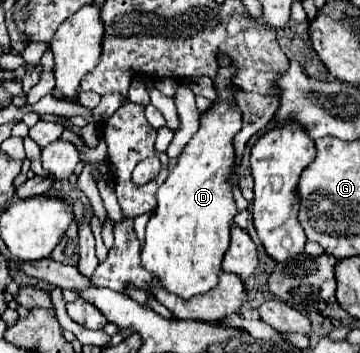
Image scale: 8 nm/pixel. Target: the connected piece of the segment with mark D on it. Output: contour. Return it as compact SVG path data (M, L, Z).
M236 65L220 67L218 75L214 77L214 89L218 93L212 107L204 113L200 113L200 127L188 141L188 145L182 149L178 157L178 165L170 171L168 179L162 183L162 187L156 191L158 205L146 225L146 241L142 247L142 265L148 269L154 277L160 277L160 283L166 291L176 293L182 299L190 299L194 295L202 295L216 287L218 275L220 275L220 263L222 257L230 245L230 227L234 221L234 215L238 213L232 197L232 183L230 177L234 173L236 165L236 151L232 145L234 135L242 129L242 115L240 109L234 103L234 75Z

